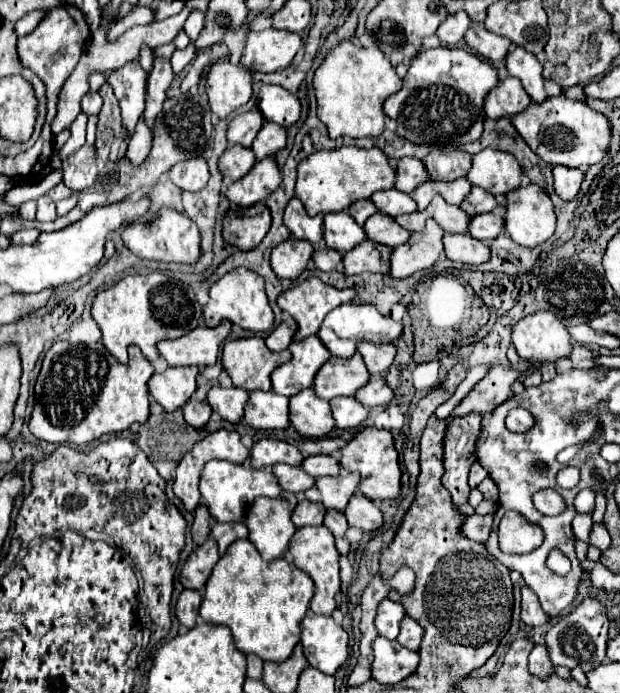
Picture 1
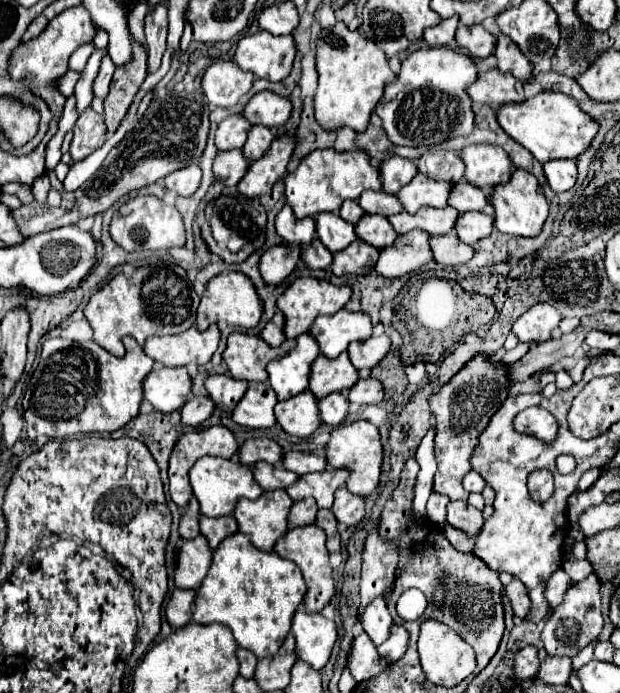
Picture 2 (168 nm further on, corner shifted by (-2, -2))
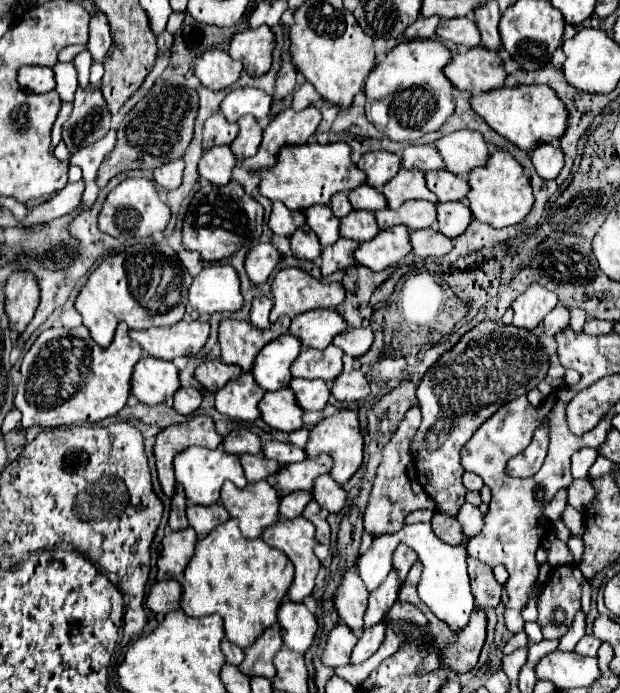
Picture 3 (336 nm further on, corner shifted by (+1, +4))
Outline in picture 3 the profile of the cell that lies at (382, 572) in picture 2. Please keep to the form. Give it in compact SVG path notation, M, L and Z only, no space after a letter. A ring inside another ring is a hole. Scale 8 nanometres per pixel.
M413 404L407 410L407 414L401 420L401 424L397 426L397 430L391 436L391 440L381 450L383 458L381 458L381 464L377 468L373 488L371 488L371 494L369 494L369 504L367 504L367 510L365 510L365 516L363 516L365 532L371 534L371 536L383 536L383 534L397 532L399 528L403 528L405 516L409 512L413 512L413 510L419 510L419 508L435 510L435 504L431 504L431 498L425 492L421 492L421 494L411 492L411 482L407 478L407 464L411 460L411 456L407 452L407 442L413 440L419 424L421 424L421 410L419 410L417 404Z

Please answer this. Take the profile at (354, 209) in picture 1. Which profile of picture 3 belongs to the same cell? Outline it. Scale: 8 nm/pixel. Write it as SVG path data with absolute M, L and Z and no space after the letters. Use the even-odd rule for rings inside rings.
M335 194L335 196L331 198L331 210L333 210L333 214L335 214L337 218L347 216L347 212L353 210L351 204L349 204L349 200L347 200L347 194Z

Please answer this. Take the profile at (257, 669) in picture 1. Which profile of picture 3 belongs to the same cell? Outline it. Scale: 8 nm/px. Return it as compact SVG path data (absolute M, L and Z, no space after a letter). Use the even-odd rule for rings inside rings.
M227 640L221 642L221 652L225 654L225 660L227 660L229 664L233 664L233 666L239 666L239 664L243 662L243 650L241 650L239 646L227 642Z

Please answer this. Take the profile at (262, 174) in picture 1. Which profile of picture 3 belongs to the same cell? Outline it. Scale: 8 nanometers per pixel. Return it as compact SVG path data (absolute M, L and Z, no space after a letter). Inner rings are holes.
M307 106L299 112L293 108L279 112L263 130L263 142L259 146L259 152L253 158L247 158L243 162L243 168L247 168L249 172L257 172L259 168L273 164L281 146L305 144L309 136L315 134L319 122L321 112L315 106Z

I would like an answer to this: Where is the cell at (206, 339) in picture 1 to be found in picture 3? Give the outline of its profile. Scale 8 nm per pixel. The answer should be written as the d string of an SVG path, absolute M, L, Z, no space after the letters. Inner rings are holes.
M177 322L167 328L147 328L147 330L131 330L131 340L135 340L145 354L161 360L173 360L179 356L197 354L209 336L207 322Z

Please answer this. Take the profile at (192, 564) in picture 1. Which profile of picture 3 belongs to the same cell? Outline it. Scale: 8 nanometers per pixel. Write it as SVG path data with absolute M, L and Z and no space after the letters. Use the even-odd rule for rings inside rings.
M191 526L185 530L167 532L163 542L159 544L157 580L167 580L167 578L181 580L183 570L193 556L195 542L197 542L197 536L195 536L195 530Z

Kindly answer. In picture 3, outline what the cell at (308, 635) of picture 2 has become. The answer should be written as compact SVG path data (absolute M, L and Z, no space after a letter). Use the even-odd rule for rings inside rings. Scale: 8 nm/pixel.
M285 600L279 606L277 622L281 626L283 644L299 654L305 654L313 644L313 636L317 632L317 620L313 612L309 612L305 604Z

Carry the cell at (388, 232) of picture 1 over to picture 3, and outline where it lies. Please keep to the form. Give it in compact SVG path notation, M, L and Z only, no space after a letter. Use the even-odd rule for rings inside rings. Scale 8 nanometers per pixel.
M351 210L339 222L339 236L341 238L351 238L351 240L357 240L357 242L365 242L365 240L371 240L371 236L375 236L377 232L379 232L379 226L375 224L375 214L373 212Z

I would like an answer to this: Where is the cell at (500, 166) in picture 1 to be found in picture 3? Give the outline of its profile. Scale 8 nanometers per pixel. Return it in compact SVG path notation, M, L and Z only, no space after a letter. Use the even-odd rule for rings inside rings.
M455 130L435 140L435 148L441 154L445 168L461 178L467 178L469 168L477 168L487 160L489 146L475 130Z

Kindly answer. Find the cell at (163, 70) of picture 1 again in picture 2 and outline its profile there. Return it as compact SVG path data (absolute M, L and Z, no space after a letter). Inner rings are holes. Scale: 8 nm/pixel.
M154 6L152 14L146 16L146 44L148 44L148 72L156 72L162 62L162 54L166 50L166 6Z

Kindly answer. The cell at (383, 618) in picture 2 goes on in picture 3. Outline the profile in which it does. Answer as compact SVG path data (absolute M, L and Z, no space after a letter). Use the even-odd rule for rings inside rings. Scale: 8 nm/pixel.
M351 568L343 574L343 580L333 594L333 606L339 614L339 620L347 624L353 632L359 632L363 626L363 614L367 610L367 598L369 592L359 578L357 570Z

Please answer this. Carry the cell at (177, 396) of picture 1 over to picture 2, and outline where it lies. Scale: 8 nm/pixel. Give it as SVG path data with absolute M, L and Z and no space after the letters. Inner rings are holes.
M160 368L144 378L144 398L160 412L180 410L192 392L192 378L186 368Z

